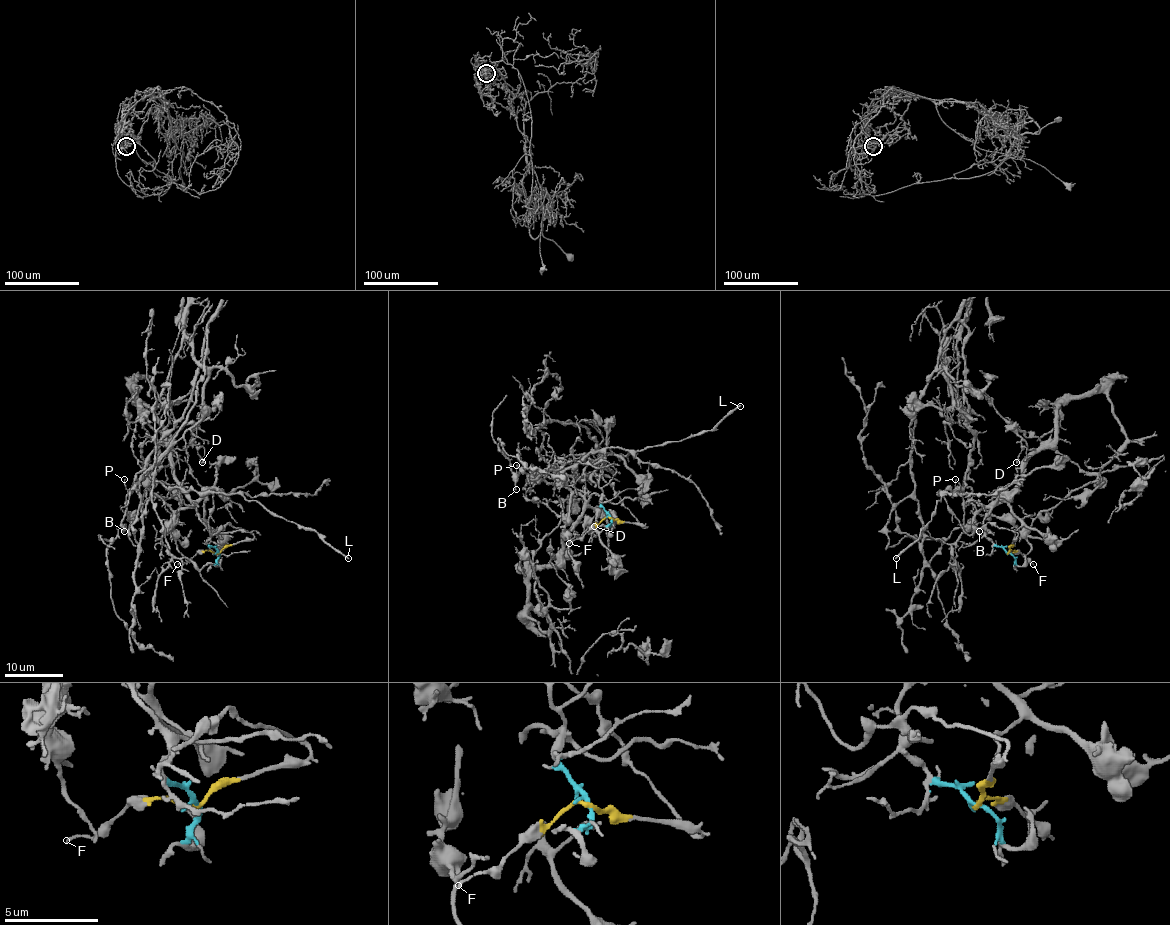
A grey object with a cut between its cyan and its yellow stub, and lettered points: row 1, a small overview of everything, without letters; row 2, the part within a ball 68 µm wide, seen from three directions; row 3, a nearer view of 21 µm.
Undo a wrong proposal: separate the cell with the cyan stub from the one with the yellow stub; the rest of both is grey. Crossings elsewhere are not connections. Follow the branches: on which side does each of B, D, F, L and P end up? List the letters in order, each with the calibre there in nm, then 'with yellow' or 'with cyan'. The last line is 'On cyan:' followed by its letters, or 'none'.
B: 130 nm | with yellow
D: 200 nm | with cyan
F: 110 nm | with yellow
L: 200 nm | with yellow
P: 110 nm | with yellow
On cyan: D

